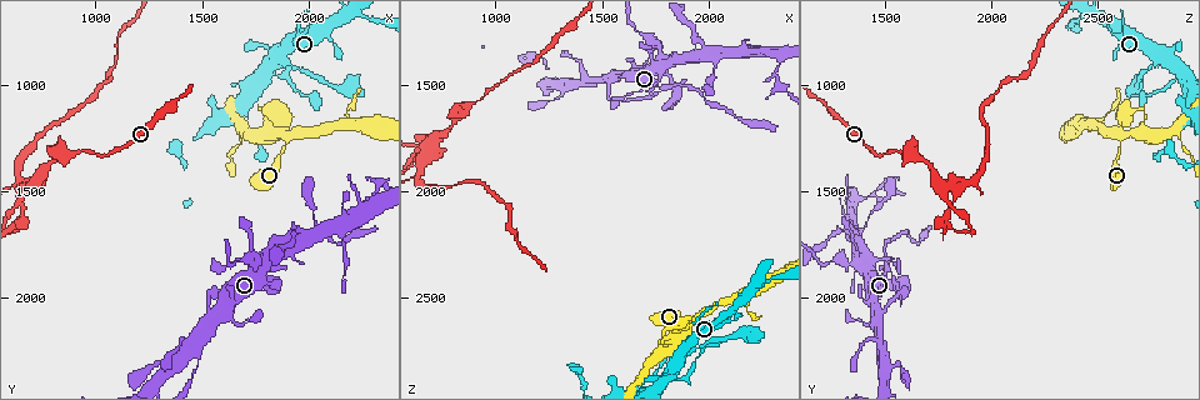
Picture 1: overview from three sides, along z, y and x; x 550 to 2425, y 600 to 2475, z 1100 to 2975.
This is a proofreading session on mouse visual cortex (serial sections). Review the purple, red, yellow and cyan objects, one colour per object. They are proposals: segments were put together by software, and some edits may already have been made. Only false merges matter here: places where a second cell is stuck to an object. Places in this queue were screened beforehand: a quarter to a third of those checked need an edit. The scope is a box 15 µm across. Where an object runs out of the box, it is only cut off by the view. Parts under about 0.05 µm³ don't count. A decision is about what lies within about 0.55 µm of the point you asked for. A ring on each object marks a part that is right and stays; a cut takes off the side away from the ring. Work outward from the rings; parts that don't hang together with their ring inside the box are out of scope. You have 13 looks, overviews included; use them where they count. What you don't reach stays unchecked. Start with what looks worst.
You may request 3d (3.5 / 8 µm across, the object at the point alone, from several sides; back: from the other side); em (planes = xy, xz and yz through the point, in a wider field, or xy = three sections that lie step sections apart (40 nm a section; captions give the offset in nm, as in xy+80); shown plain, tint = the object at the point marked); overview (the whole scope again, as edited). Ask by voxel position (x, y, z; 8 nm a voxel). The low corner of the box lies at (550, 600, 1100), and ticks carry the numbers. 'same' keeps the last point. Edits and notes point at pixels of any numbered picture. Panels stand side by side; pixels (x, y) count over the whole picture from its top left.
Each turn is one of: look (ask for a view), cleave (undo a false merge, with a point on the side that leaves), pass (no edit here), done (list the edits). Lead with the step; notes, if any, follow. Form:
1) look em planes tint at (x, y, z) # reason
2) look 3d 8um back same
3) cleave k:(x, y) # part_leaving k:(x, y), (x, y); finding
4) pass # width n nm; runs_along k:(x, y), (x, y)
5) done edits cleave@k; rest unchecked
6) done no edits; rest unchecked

look 3d 8um at (1790, 1870, 1510) # abrupt turn

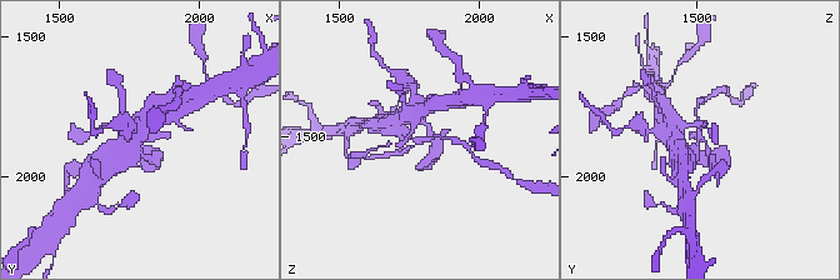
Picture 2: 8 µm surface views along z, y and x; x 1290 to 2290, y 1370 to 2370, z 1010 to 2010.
look 3d 3.5um back at (1790, 1860, 1510)

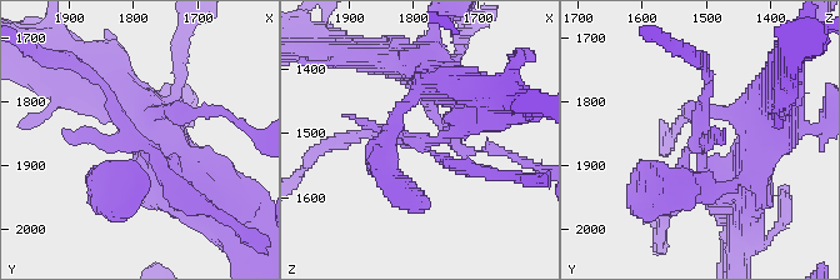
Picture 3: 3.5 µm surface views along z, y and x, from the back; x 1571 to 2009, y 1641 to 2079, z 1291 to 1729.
look em planes tint at (1790, 1870, 1515)

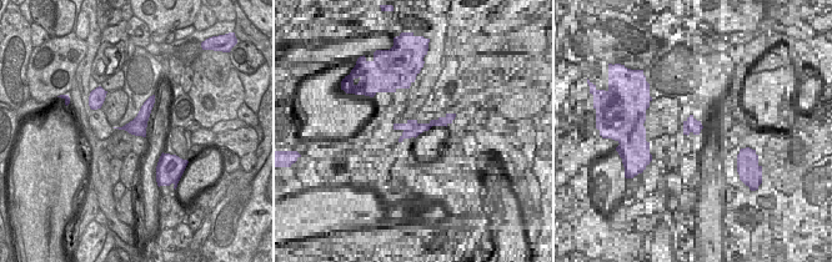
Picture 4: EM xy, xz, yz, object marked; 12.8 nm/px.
cleave 3:(109, 145) # width 220 nm; part_leaving 3:(701, 156), (698, 134), (708, 88), (701, 61); a second cell is stuck on

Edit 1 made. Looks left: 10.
look overview # redraw

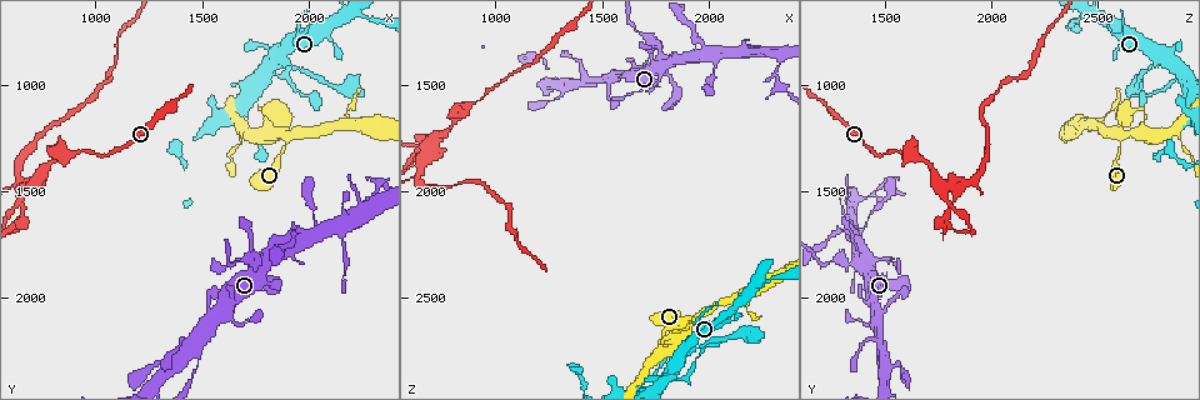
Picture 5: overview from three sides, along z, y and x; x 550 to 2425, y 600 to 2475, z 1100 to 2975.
look 3d 3.5um back at (1800, 940, 2890) # a fork

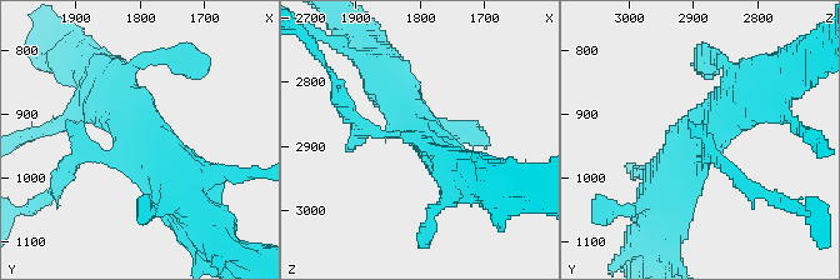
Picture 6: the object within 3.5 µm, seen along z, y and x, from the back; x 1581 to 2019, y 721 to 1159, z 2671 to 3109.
look em xy step 1 tint at (1810, 935, 2875) # now the EM

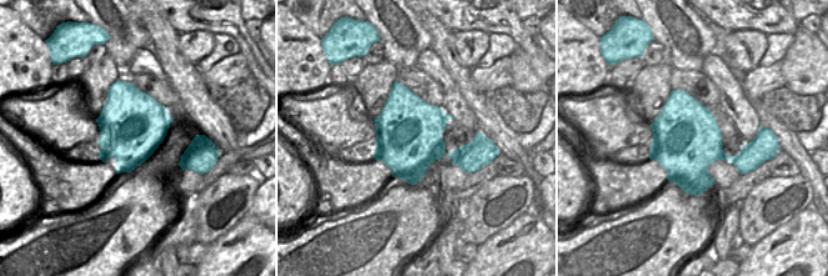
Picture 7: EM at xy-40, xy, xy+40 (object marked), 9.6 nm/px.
look em xy step 2 tint same

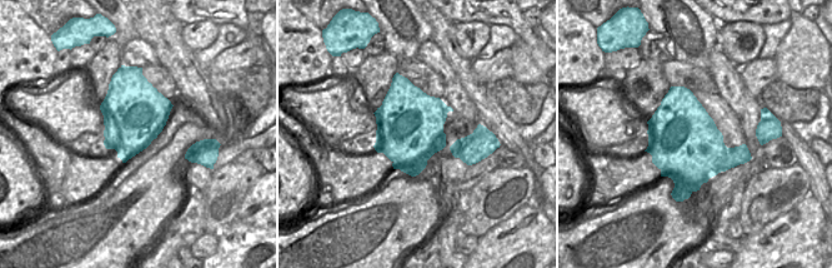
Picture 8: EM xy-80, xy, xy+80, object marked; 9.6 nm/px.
pass # arms 3; runs_along 6:(765, 89), (743, 93), (663, 189); one cell here

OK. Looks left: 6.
look em xy step 3 tint at (2330, 1490, 1470) # a narrow waist

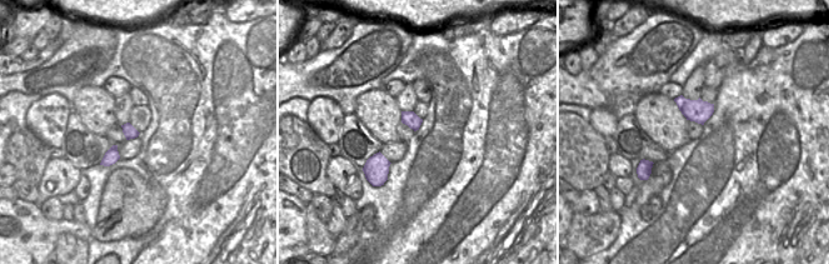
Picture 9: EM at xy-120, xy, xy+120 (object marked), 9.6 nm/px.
look 3d 3.5um back same # see where the arms go

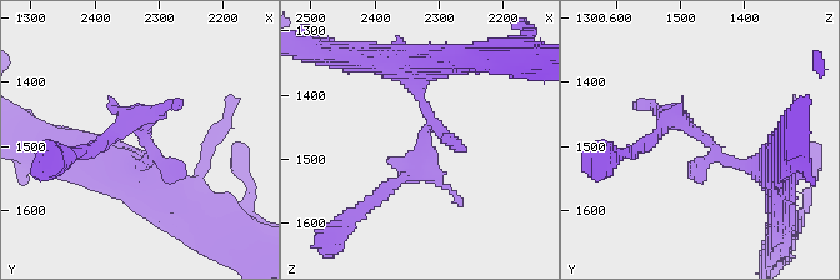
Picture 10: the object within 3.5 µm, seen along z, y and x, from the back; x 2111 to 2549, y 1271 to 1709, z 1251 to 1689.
pass # runs_along 10:(420, 70), (431, 125), (385, 189); one cell here

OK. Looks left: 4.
look 3d 3.5um at (1900, 1270, 2600) # thin neck

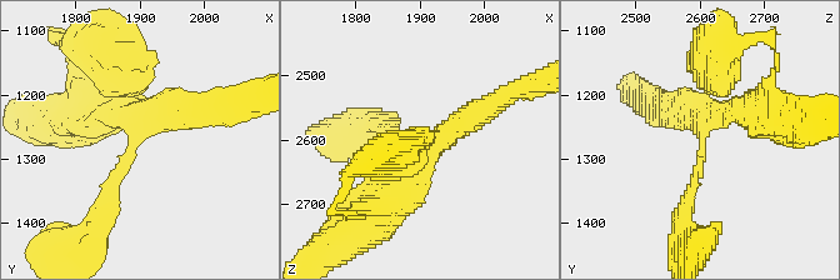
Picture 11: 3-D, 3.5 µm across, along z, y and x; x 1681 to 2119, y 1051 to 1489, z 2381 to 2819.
look em xy step 2 tint at (1900, 1260, 2600) # arms 4; arm_widths 150, 250, 350, 350 nm; now the EM

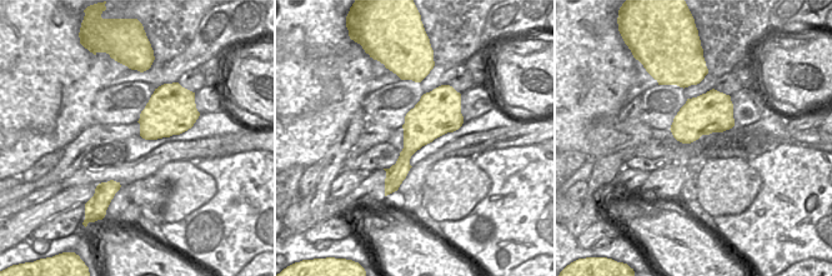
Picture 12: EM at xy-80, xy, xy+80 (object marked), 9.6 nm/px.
pass # runs_along 11:(685, 204), (704, 128), (761, 108); continuous, no second cell

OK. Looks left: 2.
look 3d 3.5um at (1450, 2220, 1490) # four arms meet

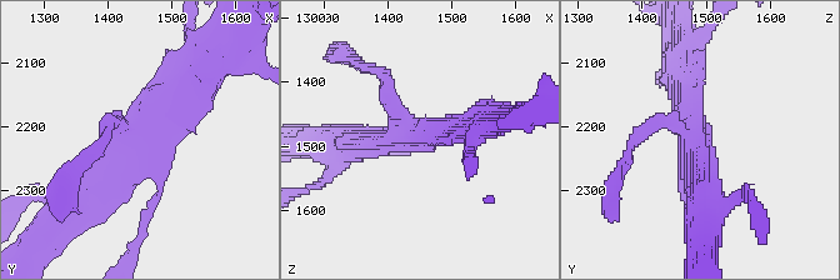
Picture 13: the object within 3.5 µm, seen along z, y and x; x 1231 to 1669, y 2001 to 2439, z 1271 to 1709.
pass # runs_along 13:(199, 80), (73, 199); one cell here

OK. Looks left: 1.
done edits cleave@3; rest unchecked

